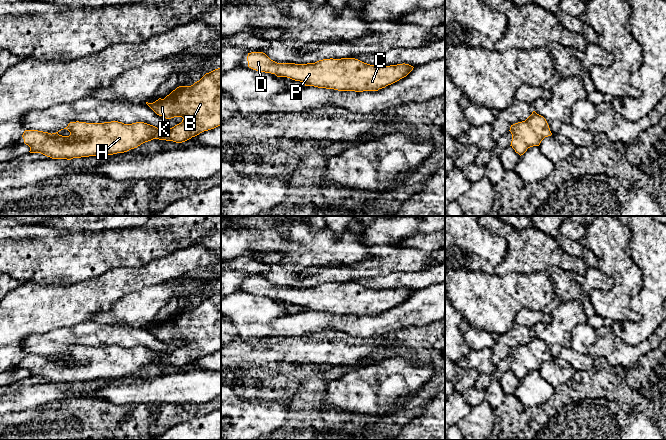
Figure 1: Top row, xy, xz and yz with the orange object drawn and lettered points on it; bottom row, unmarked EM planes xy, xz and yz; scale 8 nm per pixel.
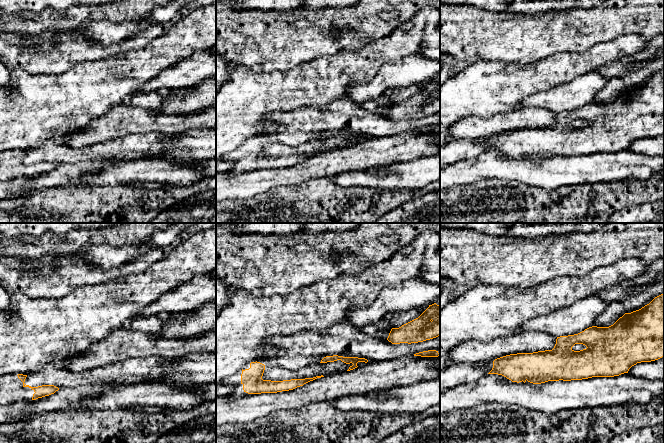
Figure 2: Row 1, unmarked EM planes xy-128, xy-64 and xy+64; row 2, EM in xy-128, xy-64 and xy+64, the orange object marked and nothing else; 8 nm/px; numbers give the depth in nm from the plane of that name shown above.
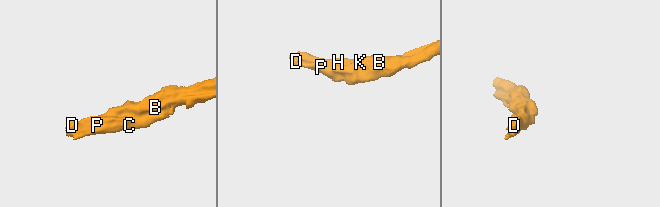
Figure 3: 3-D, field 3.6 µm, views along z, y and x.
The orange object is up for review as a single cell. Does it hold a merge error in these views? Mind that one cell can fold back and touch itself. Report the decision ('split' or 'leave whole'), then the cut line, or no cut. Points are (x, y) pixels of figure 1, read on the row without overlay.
leave whole | no cut

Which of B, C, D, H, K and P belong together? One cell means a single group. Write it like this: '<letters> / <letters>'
B C D H K P

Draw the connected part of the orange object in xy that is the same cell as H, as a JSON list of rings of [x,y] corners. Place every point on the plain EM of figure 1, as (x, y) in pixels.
[[[221,291],[206,297],[199,305],[191,310],[179,310],[164,323],[159,322],[153,327],[146,328],[159,340],[166,343],[182,341],[181,347],[172,352],[161,353],[153,349],[136,346],[124,348],[118,345],[104,347],[70,346],[67,353],[69,360],[48,357],[38,354],[25,354],[22,361],[30,371],[30,377],[41,377],[52,383],[67,383],[89,381],[102,378],[113,379],[124,377],[137,372],[153,363],[185,366],[204,355],[221,350]]]

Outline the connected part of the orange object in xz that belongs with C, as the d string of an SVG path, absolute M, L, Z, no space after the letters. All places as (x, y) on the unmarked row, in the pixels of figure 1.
M263 276L248 277L247 285L248 291L253 294L275 298L277 301L287 301L303 306L305 310L355 316L378 315L406 301L414 292L405 287L390 290L375 290L355 282L330 282L307 288L277 287Z

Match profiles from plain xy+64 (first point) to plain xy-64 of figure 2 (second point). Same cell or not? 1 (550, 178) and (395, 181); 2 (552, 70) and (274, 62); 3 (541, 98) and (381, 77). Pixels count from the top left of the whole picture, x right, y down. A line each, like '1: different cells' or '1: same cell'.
1: same cell
2: different cells
3: same cell

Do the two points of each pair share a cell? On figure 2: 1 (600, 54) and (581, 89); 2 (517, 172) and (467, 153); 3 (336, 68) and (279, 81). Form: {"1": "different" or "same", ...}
{"1": "different", "2": "different", "3": "same"}

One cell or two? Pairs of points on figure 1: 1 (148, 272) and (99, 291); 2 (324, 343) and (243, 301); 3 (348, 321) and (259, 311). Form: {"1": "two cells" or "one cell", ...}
{"1": "one cell", "2": "two cells", "3": "two cells"}

